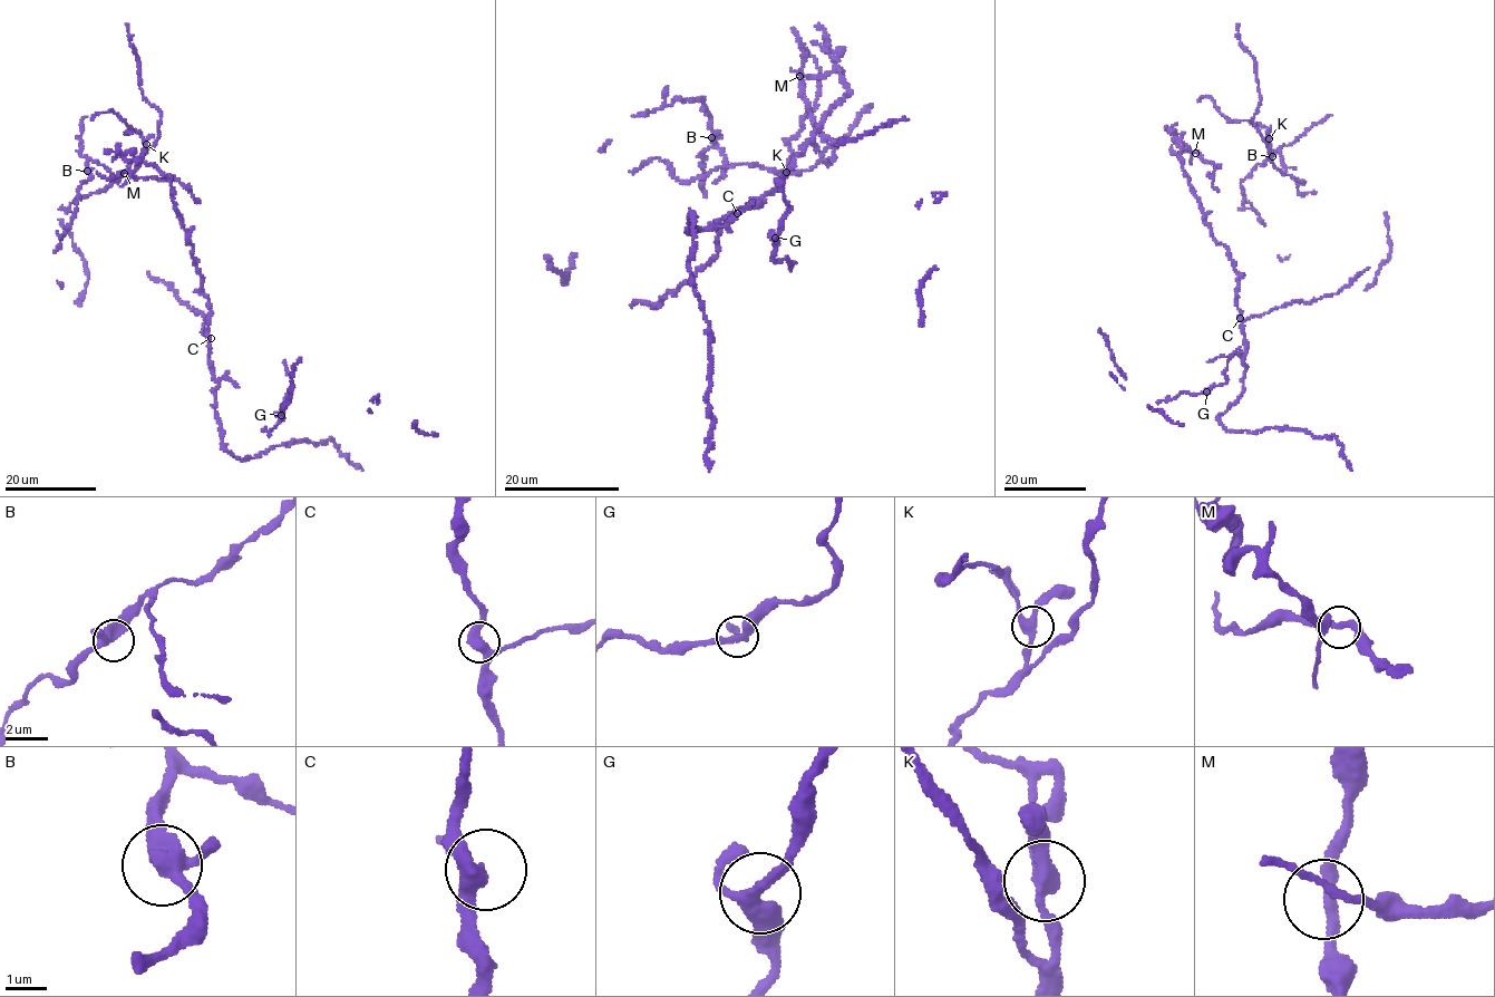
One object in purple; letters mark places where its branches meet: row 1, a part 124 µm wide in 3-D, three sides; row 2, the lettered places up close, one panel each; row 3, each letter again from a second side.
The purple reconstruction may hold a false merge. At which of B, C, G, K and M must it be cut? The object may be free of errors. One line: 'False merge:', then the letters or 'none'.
False merge: K

